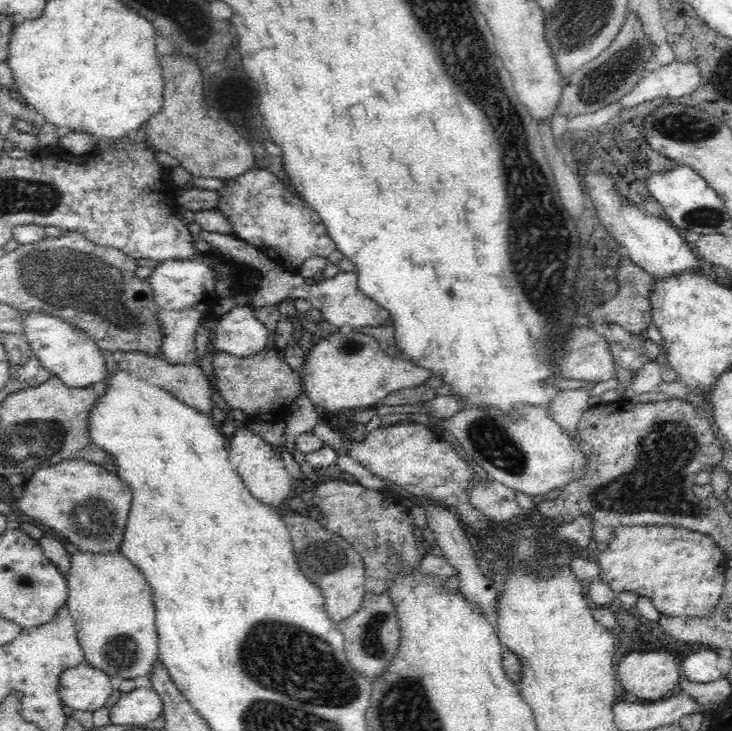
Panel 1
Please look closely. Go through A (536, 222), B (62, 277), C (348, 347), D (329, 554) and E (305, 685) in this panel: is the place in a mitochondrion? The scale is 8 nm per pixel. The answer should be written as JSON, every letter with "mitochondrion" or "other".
{"A":"mitochondrion","B":"mitochondrion","C":"mitochondrion","D":"mitochondrion","E":"mitochondrion"}

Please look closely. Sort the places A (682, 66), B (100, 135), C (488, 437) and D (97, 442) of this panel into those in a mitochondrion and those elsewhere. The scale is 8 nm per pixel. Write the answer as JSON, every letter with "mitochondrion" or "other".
{"A":"other","B":"other","C":"mitochondrion","D":"other"}

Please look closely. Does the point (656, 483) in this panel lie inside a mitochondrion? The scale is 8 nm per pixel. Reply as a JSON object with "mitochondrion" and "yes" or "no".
{"mitochondrion":"yes"}

